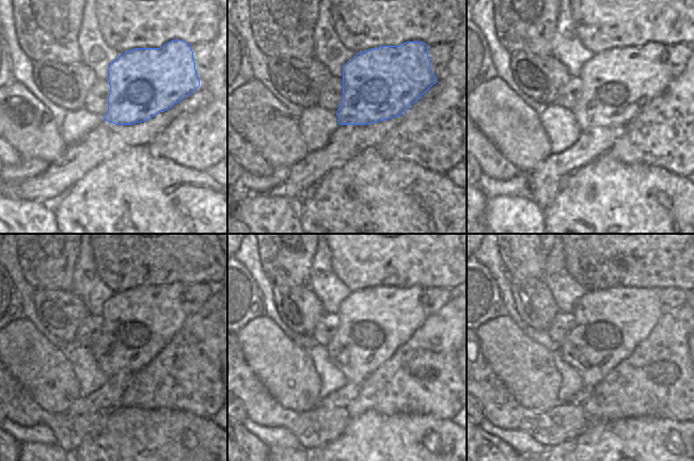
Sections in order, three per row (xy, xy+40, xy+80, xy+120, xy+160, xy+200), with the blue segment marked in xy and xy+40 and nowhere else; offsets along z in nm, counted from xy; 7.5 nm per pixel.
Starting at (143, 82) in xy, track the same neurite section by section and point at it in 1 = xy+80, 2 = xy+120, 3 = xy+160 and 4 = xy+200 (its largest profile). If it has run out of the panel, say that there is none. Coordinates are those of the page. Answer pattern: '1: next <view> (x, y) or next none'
1: next xy+80 (617, 84)
2: next xy+120 (139, 323)
3: next xy+160 (375, 322)
4: next xy+200 (610, 323)

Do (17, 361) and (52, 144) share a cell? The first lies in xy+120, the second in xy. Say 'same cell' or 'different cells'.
same cell

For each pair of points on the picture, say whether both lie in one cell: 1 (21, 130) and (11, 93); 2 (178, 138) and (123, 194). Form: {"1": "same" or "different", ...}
{"1": "same", "2": "different"}

